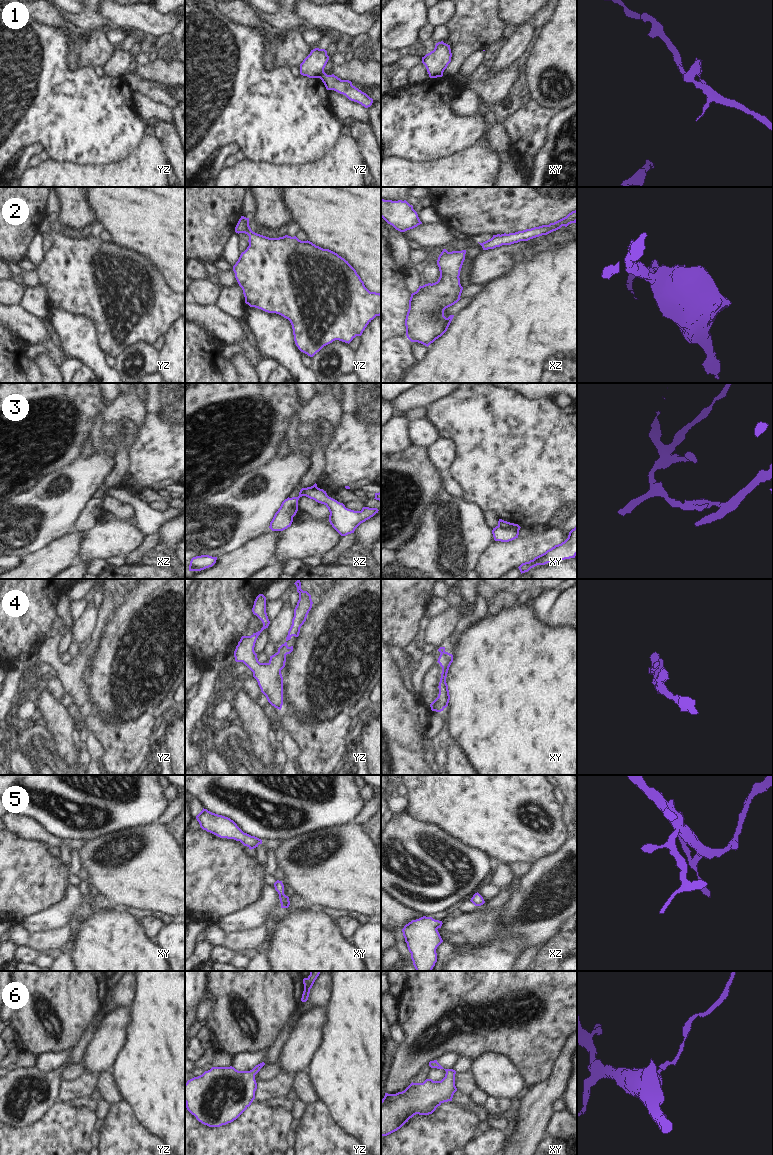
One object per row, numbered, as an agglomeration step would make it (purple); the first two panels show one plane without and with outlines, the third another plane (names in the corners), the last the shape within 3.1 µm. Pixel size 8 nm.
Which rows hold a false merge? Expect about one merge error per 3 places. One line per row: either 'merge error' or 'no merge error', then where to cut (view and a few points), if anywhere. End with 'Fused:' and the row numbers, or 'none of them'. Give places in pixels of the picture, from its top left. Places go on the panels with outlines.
1: merge error; cut yz (323, 70), (317, 77)
2: no merge error; cut none
3: merge error; cut xy (498, 525), (518, 530)
4: no merge error; cut none
5: no merge error; cut none
6: no merge error; cut none
Fused: 1, 3

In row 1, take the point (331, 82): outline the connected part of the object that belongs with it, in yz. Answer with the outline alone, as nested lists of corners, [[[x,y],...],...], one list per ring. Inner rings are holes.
[[[324,71],[318,77],[322,80],[327,90],[334,90],[340,94],[345,95],[349,100],[357,102],[368,108],[372,105],[373,99],[366,93],[352,85],[349,80],[341,80],[334,74],[327,75]]]

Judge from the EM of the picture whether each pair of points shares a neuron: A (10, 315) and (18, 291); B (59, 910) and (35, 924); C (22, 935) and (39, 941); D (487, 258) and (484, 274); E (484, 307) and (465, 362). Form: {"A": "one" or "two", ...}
{"A": "two", "B": "one", "C": "one", "D": "one", "E": "one"}

